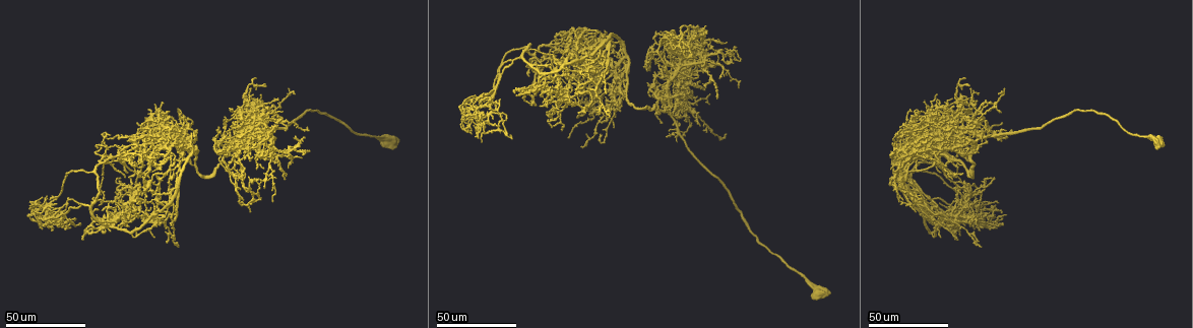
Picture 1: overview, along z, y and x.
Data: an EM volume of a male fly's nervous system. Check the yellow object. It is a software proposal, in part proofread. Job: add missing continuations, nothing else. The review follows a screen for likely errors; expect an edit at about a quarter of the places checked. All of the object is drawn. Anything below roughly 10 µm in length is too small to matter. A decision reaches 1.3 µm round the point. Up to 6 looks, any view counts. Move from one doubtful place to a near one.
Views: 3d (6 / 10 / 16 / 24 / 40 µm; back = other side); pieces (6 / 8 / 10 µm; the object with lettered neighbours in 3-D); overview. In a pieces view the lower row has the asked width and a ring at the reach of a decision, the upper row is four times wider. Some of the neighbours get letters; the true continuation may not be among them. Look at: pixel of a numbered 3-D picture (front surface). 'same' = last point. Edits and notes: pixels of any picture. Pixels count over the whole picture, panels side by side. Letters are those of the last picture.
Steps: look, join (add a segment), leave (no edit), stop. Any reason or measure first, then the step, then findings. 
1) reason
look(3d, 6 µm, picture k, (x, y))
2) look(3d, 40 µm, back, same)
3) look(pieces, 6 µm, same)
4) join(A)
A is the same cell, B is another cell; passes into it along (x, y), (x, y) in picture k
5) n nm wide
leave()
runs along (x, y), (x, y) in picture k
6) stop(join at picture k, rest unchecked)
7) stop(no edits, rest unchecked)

long arm stops here
look(3d, 40 µm, picture 1, (618, 108))

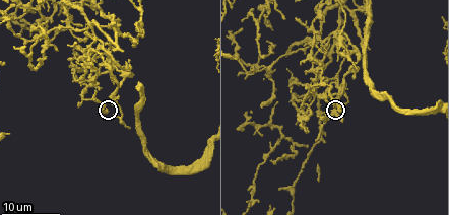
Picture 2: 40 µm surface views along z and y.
look(pieces, 10 µm, picture 2, (333, 106))

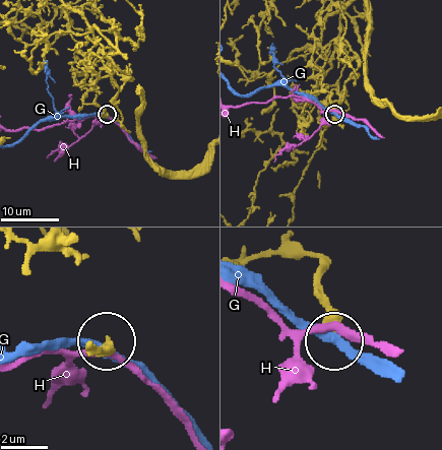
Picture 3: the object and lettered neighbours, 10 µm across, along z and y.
leave()
G and H are other cells; none of them fits

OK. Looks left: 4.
branch stops here
look(3d, 16 µm, picture 2, (338, 52))

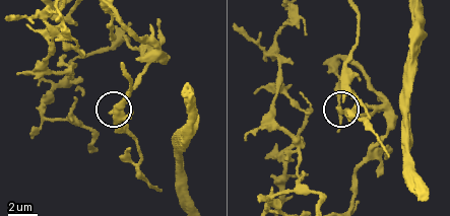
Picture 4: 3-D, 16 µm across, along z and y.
zoom in
look(3d, 10 µm, picture 4, (110, 111))

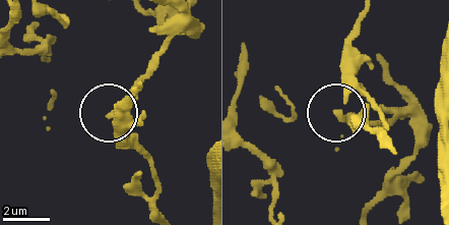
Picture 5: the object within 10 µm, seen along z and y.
see the neighbours
look(pieces, 10 µm, picture 5, (336, 114))

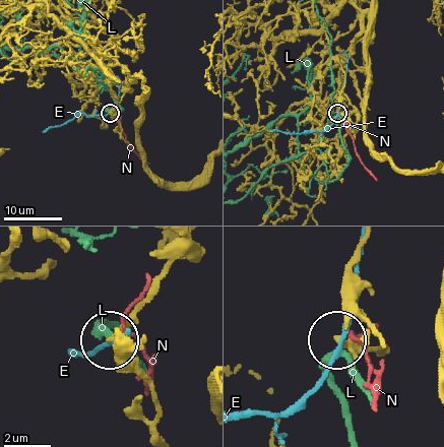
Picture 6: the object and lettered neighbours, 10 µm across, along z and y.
leave()
E, L and N are other cells; runs along (173, 248), (154, 295), (112, 339) in picture 6; none of them fits

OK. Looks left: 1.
stop(no edits, rest unchecked)

